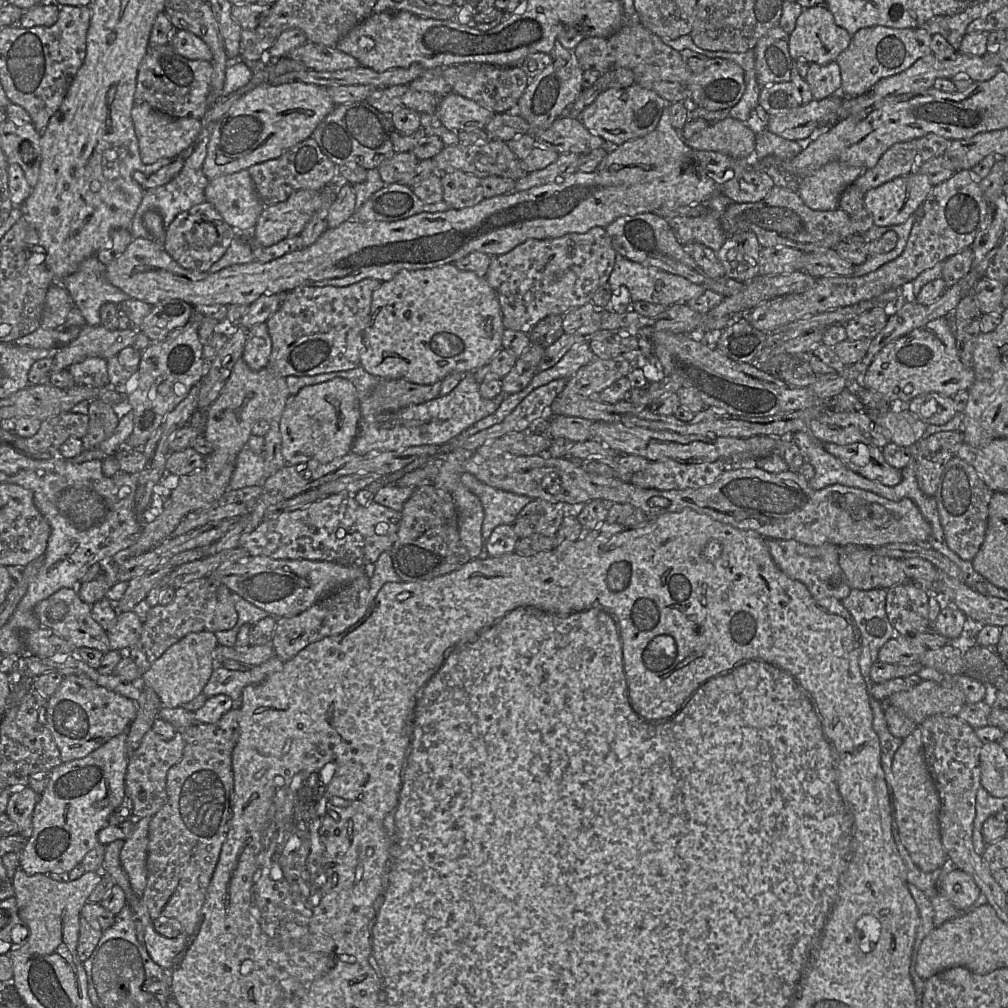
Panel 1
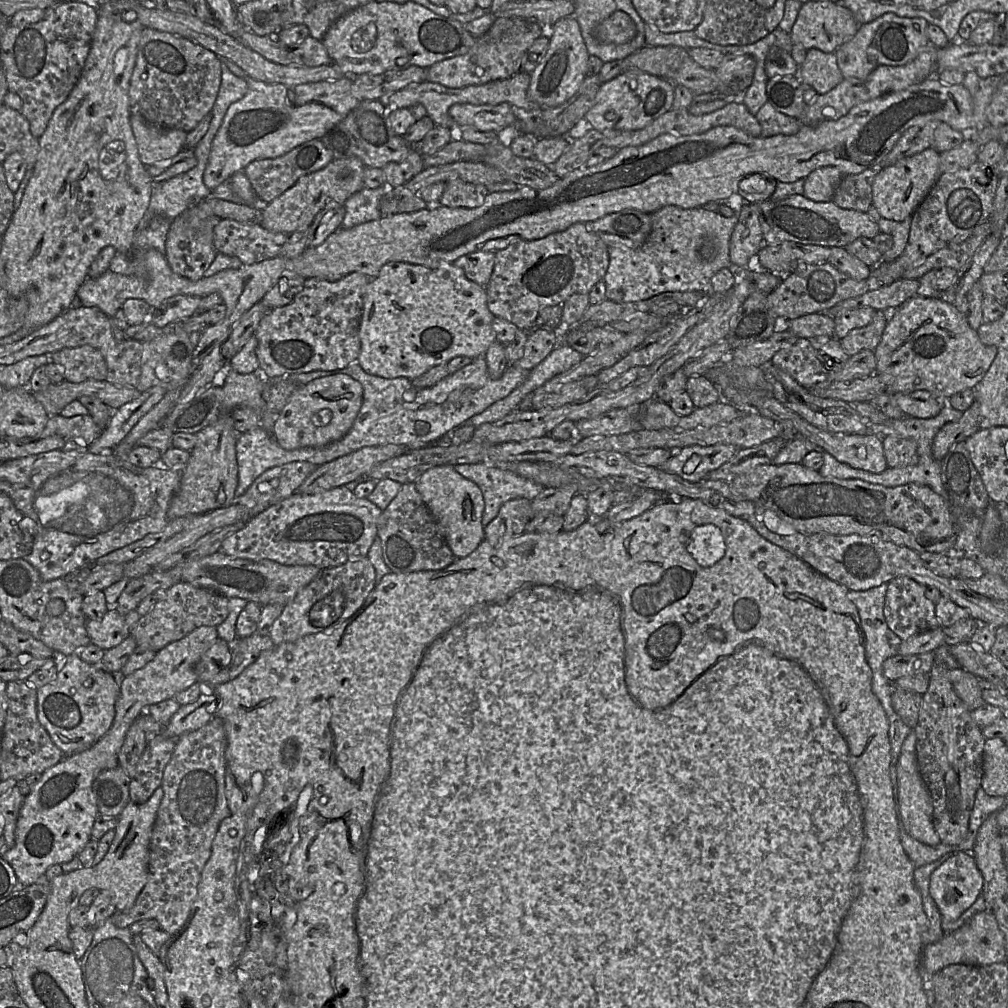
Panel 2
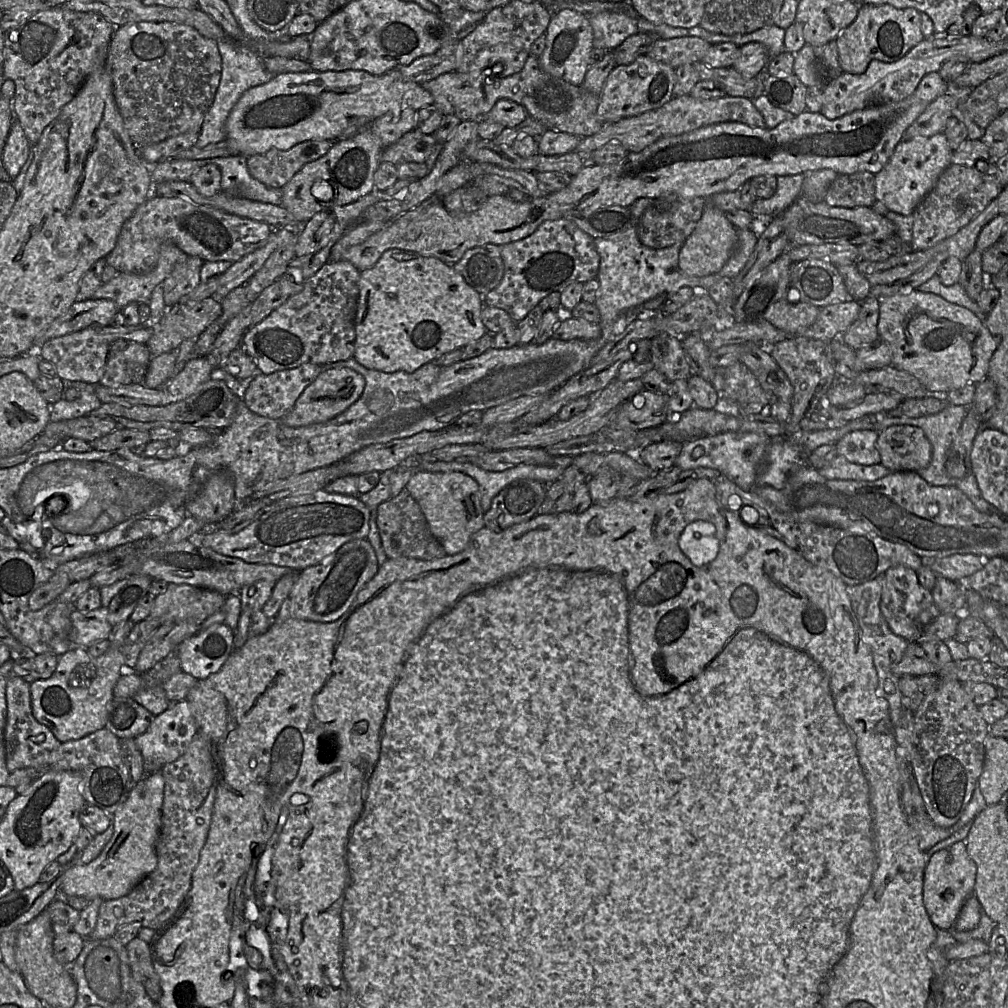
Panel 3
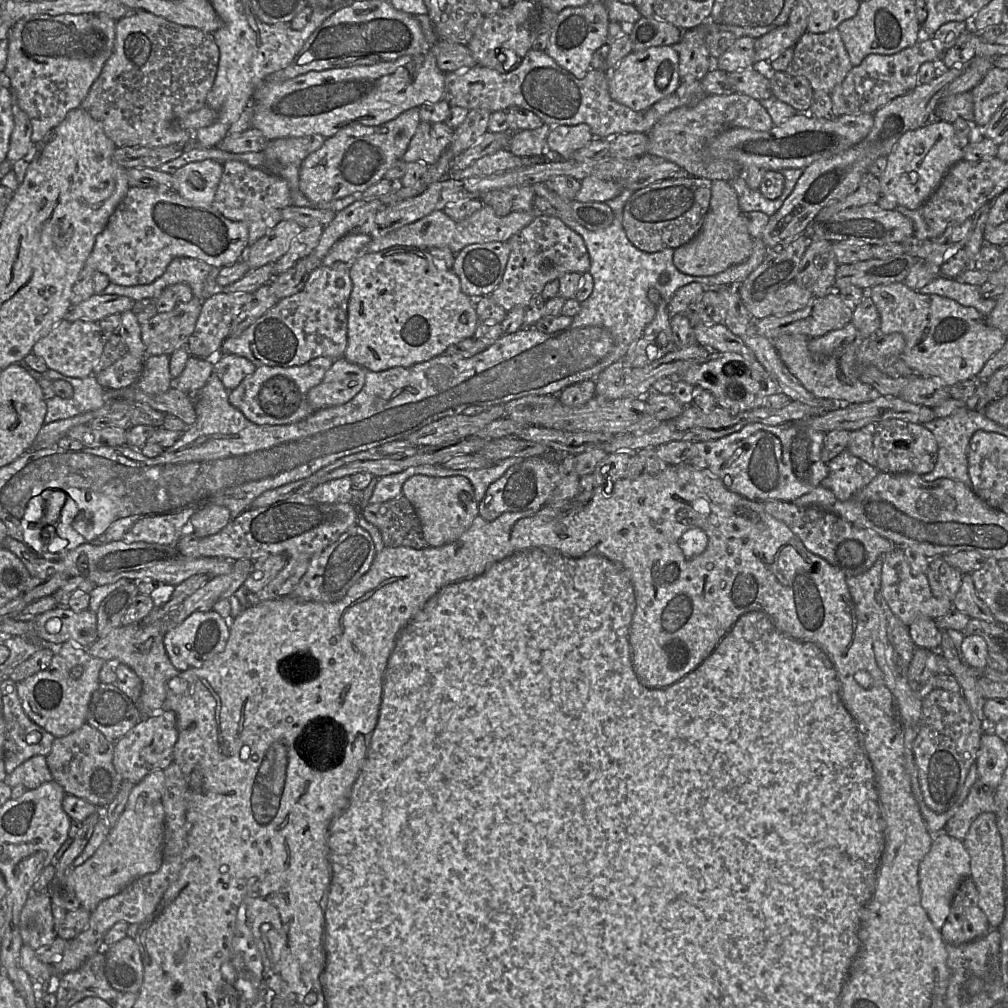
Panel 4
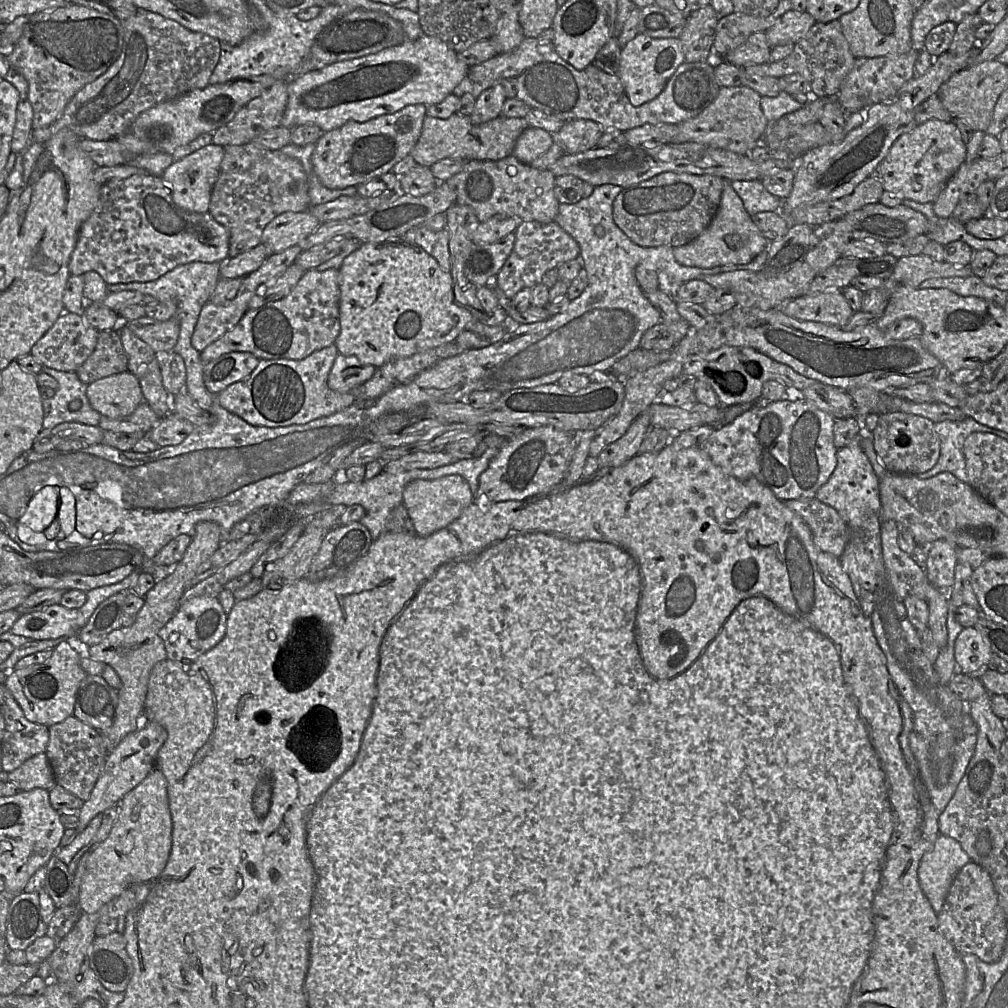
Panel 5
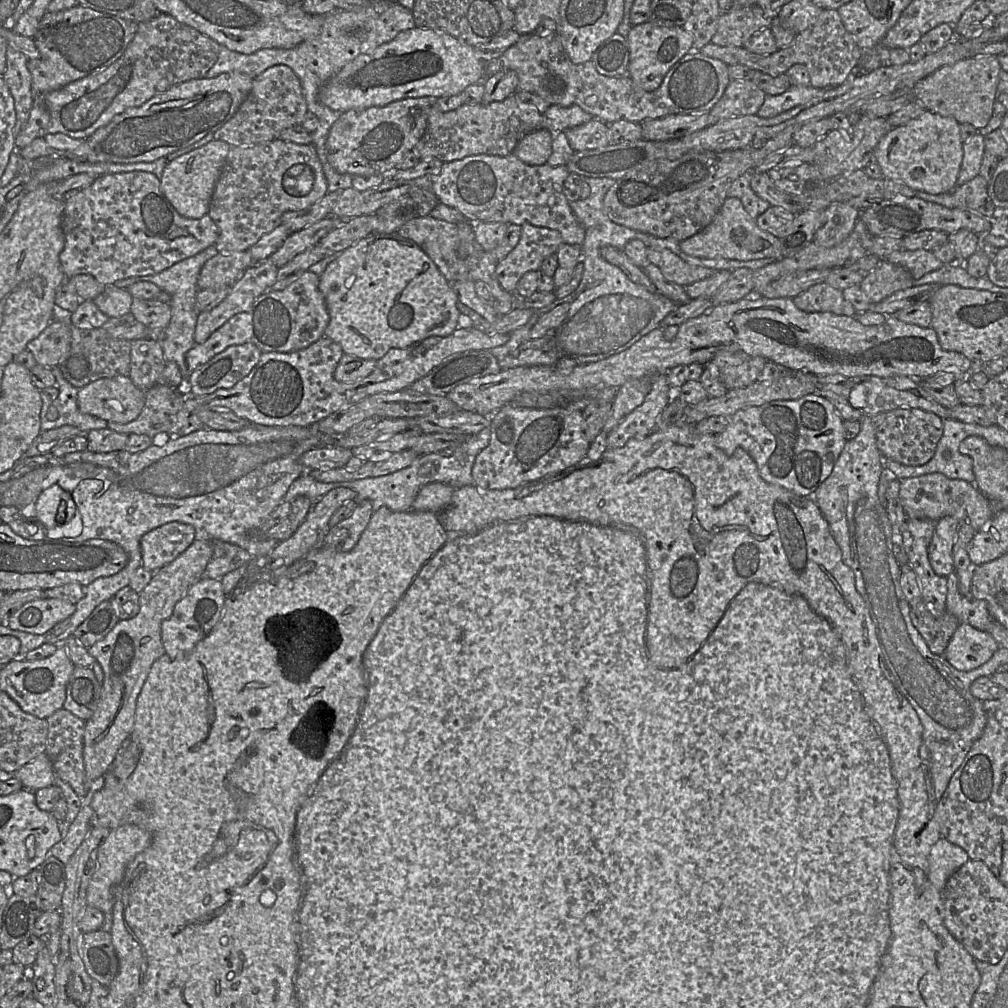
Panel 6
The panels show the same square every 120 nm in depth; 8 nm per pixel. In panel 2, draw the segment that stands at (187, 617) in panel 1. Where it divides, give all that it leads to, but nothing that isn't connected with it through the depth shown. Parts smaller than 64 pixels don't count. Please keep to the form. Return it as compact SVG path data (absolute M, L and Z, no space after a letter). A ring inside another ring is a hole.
M179 582L168 589L167 597L158 600L152 610L141 617L131 631L137 646L159 652L168 644L181 640L202 626L219 626L228 617L229 598L215 591Z

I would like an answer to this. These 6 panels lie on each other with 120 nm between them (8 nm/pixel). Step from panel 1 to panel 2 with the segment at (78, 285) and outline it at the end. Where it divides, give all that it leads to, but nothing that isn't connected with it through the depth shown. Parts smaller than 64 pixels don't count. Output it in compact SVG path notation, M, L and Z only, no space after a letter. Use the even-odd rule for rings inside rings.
M109 269L97 278L86 278L76 296L82 306L97 307L113 317L128 299L144 299L146 283L137 276L127 276Z

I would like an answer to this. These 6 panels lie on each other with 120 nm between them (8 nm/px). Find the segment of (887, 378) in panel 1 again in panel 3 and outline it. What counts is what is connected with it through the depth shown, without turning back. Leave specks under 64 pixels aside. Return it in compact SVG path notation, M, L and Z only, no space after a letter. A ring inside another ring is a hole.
M917 288L878 301L878 335L892 350L892 365L914 375L928 394L937 391L948 393L968 384L976 385L987 377L989 362L999 345L999 338L991 334L983 318L937 294L921 292Z

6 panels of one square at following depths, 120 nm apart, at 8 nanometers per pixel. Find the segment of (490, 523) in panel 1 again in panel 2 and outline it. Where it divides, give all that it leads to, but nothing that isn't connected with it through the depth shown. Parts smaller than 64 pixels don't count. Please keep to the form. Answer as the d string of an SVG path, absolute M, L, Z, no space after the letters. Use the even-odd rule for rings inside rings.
M489 463L457 464L455 470L474 482L482 491L484 510L482 525L487 526L500 507L516 498L534 500L544 487L499 465Z

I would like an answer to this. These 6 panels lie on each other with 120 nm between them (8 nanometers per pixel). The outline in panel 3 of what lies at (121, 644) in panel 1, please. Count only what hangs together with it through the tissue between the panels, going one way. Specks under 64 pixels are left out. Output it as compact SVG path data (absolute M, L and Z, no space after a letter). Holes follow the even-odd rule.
M100 607L89 612L80 612L74 609L70 618L72 622L71 644L85 649L108 639L113 630L108 622L108 609L106 607Z

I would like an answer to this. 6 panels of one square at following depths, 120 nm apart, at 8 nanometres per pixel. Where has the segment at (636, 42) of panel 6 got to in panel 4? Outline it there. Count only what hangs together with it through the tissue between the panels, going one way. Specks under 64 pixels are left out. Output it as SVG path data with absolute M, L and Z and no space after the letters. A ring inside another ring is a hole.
M658 46L642 51L632 51L620 60L608 76L611 98L634 111L647 109L675 92L679 84L679 55L673 46Z

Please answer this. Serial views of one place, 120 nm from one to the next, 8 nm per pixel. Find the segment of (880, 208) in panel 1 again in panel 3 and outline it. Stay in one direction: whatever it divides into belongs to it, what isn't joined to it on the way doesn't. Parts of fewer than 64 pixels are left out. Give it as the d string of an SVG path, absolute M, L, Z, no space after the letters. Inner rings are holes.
M944 133L901 140L888 163L875 174L876 200L882 202L890 211L901 215L913 214L940 175L951 165L952 154L953 150Z

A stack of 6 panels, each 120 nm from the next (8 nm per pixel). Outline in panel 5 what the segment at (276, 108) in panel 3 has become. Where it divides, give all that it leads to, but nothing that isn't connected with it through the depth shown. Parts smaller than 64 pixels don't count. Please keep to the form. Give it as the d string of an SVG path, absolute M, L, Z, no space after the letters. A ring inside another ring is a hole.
M423 34L417 40L406 39L400 45L385 48L375 54L336 62L320 70L309 71L289 79L288 102L281 126L293 129L309 124L318 126L325 133L341 127L350 120L363 123L381 115L393 114L407 105L436 104L453 93L469 68L458 58L456 51L436 37Z

